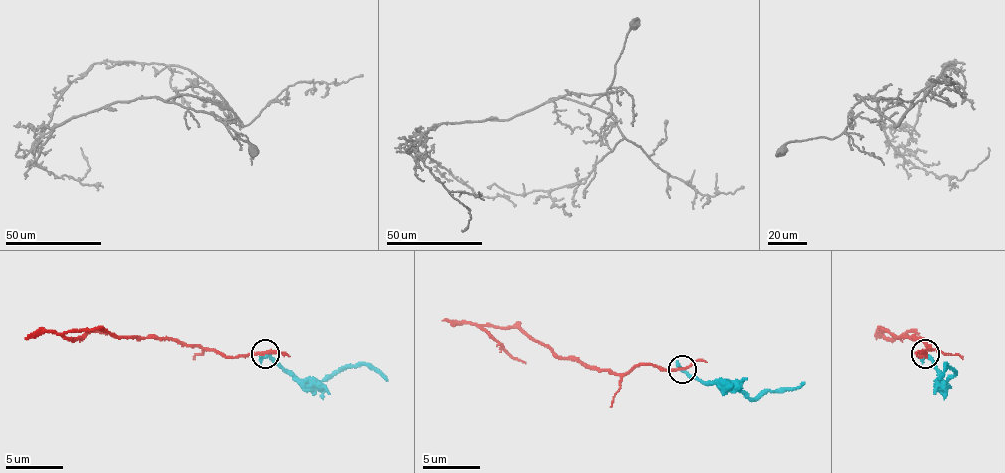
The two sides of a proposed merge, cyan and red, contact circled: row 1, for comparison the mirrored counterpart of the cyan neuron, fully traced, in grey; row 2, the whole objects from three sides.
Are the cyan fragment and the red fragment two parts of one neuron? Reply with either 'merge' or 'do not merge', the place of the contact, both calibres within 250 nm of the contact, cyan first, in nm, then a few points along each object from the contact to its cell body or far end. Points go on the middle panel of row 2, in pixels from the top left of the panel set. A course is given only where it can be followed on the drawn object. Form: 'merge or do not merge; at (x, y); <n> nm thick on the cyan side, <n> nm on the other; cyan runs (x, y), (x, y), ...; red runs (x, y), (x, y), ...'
merge; at (682, 369); 360 nm thick on the cyan side, 200 nm on the other; cyan runs (683, 368), (703, 383), (740, 388), (752, 397), (786, 391), (804, 383); red runs (683, 368), (637, 365), (622, 374), (608, 374), (559, 360), (516, 328), (481, 328), (524, 363)

